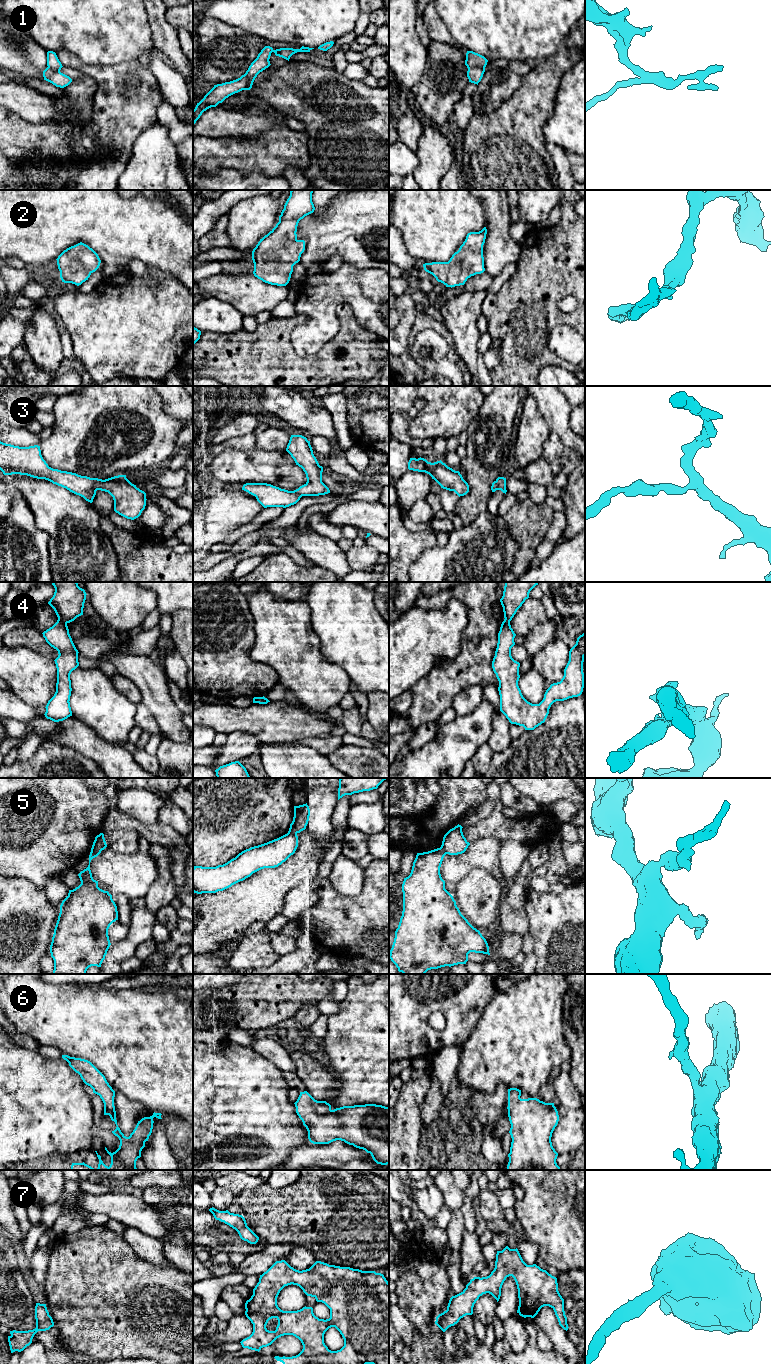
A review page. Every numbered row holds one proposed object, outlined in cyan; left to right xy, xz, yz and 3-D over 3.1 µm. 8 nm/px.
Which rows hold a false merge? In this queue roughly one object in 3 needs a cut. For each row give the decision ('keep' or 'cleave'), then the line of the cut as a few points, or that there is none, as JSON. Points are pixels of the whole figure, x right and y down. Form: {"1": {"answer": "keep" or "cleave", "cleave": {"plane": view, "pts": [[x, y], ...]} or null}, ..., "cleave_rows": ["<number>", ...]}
{"1": {"answer": "cleave", "cleave": {"plane": "yz", "pts": [[484, 67], [470, 67], [468, 69]]}}, "2": {"answer": "keep", "cleave": null}, "3": {"answer": "cleave", "cleave": {"plane": "xy", "pts": [[103, 480], [97, 489]]}}, "4": {"answer": "cleave", "cleave": {"plane": "xy", "pts": [[58, 617], [66, 623]]}}, "5": {"answer": "cleave", "cleave": {"plane": "xy", "pts": [[100, 850], [90, 854]]}}, "6": {"answer": "keep", "cleave": null}, "7": {"answer": "keep", "cleave": null}, "cleave_rows": ["1", "3", "4", "5"]}

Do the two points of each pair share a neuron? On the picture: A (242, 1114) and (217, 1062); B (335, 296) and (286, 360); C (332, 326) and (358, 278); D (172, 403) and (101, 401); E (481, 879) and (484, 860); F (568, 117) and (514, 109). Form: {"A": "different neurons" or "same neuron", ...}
{"A": "same neuron", "B": "different neurons", "C": "same neuron", "D": "different neurons", "E": "different neurons", "F": "different neurons"}

